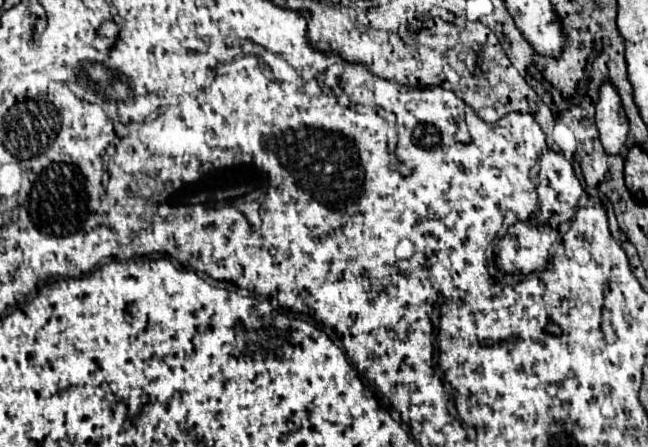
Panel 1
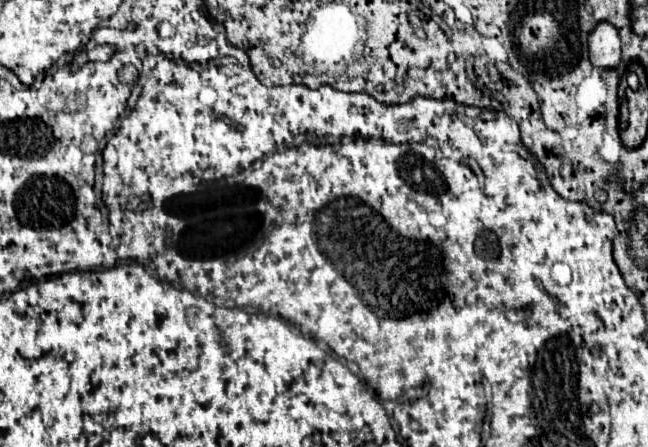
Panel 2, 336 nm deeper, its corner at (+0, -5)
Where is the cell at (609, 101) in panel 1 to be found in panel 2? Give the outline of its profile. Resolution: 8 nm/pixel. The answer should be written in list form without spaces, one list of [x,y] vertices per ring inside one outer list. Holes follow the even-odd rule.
[[[599,22],[589,34],[589,60],[597,68],[615,68],[621,60],[621,40],[617,28]]]

